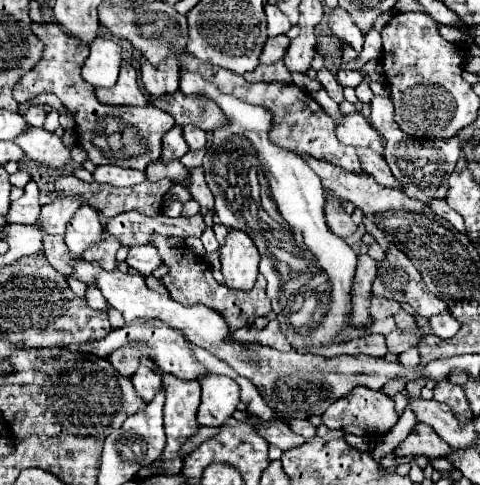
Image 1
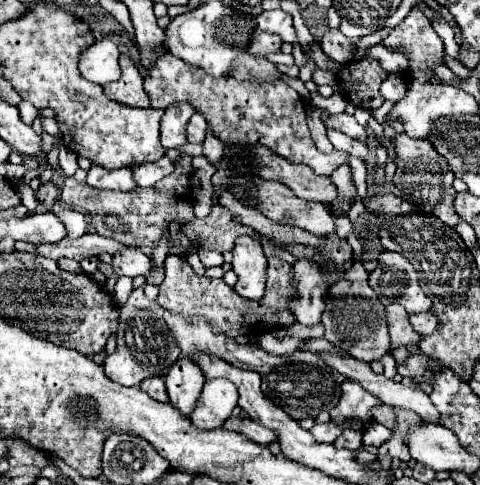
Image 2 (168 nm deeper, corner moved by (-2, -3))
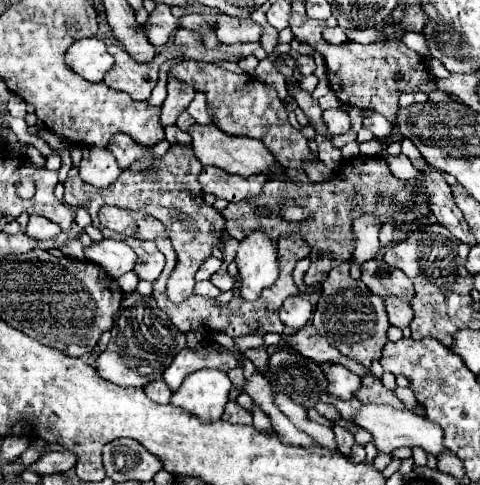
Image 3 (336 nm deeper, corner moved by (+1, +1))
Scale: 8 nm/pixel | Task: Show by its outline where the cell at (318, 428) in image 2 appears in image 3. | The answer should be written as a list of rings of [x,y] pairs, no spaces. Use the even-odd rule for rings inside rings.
[[[352,398],[352,400],[338,400],[338,410],[342,412],[342,418],[344,420],[352,420],[352,414],[356,414],[356,410],[362,406],[362,402],[358,398]]]

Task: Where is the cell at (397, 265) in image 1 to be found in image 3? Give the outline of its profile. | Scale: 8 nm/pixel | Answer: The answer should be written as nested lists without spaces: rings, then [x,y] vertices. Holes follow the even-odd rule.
[[[368,260],[360,266],[362,282],[380,298],[396,296],[402,300],[412,298],[412,282],[402,270],[392,270],[384,260]]]

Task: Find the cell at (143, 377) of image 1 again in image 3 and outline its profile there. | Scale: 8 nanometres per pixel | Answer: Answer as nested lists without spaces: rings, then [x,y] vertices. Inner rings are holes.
[[[162,380],[150,382],[150,384],[144,388],[144,394],[146,394],[150,400],[158,402],[158,404],[168,404],[168,402],[170,402],[170,396],[172,396],[170,388],[168,388]]]

